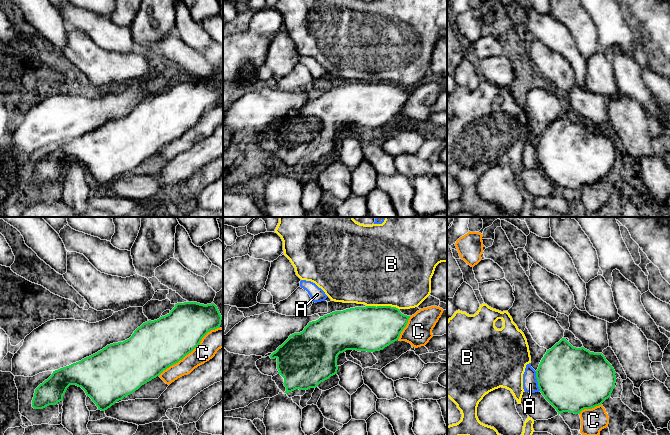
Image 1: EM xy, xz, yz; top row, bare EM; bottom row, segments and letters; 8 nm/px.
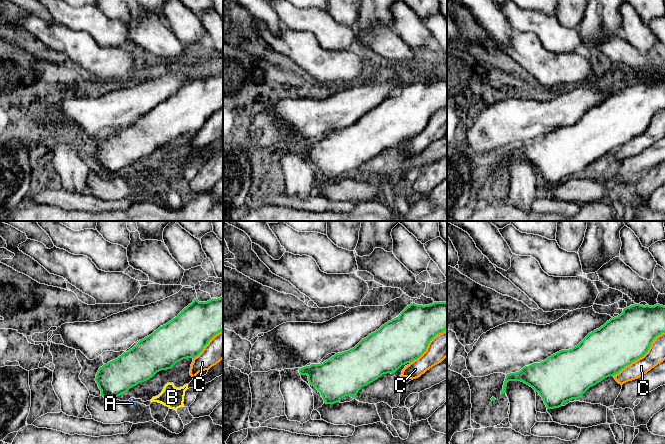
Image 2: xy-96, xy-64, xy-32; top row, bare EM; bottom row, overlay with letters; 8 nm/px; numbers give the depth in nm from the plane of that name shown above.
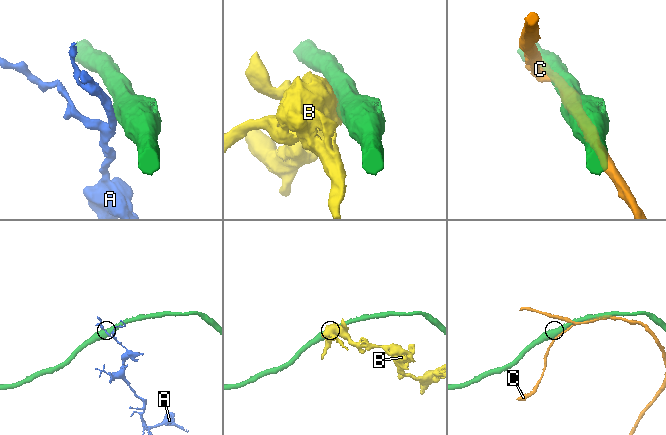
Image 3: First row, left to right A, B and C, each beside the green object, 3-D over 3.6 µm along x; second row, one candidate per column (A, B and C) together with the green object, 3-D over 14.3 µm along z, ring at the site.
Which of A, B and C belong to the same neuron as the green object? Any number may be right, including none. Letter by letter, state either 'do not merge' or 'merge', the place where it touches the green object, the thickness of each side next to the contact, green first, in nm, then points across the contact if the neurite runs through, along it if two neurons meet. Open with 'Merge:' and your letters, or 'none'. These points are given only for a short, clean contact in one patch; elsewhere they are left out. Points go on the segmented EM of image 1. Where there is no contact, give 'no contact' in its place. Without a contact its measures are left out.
Merge: none
A: do not merge; contact yz (537, 381); calibres 480 and 120 nm; border yz (535, 371), (537, 386), (540, 390)
B: do not merge; contact xz (382, 306); calibres 360 and 500 nm; border xz (366, 305), (395, 306), (398, 309)
C: do not merge; contact xy (189, 352); calibres 400 and 160 nm

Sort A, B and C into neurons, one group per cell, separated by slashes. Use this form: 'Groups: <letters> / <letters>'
Groups: A / B / C

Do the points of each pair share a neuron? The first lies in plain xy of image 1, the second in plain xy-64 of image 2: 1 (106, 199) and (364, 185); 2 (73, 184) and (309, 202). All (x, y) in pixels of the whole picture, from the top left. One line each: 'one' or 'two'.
1: two
2: two

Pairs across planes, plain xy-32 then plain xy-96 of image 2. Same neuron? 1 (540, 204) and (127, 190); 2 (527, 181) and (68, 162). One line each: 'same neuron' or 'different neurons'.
1: different neurons
2: same neuron

